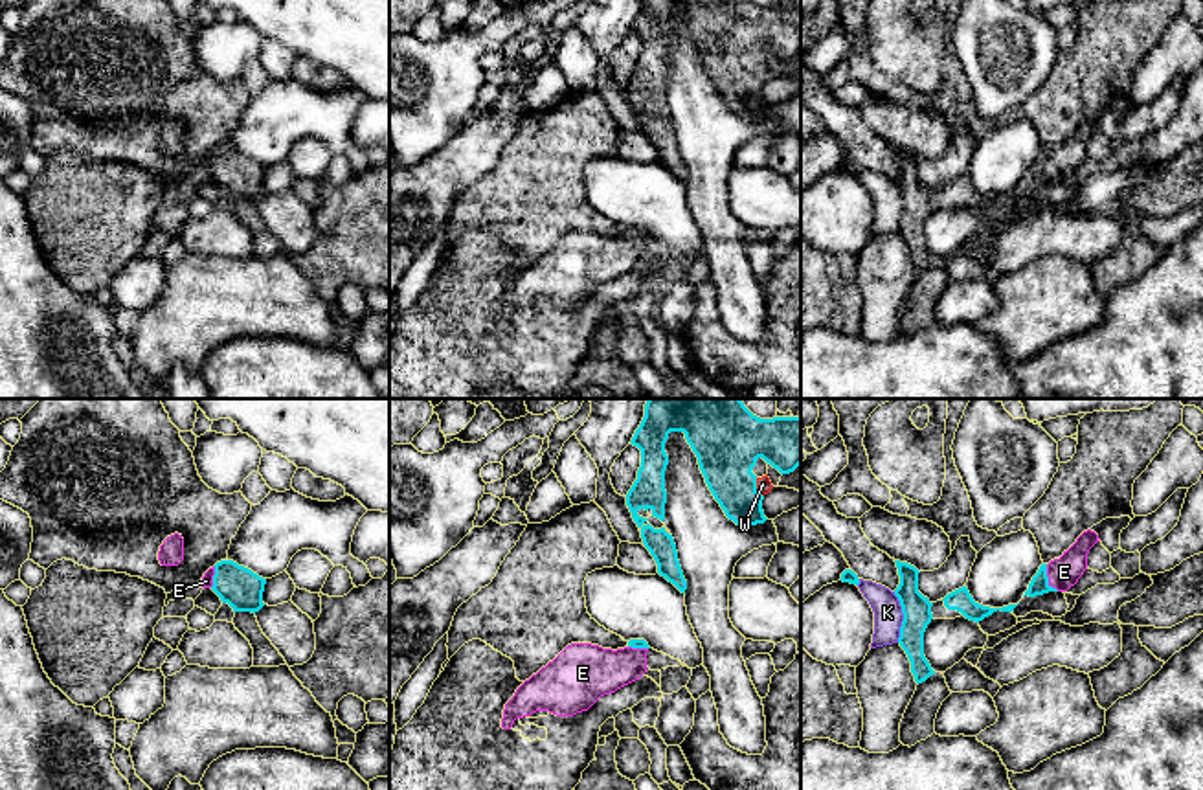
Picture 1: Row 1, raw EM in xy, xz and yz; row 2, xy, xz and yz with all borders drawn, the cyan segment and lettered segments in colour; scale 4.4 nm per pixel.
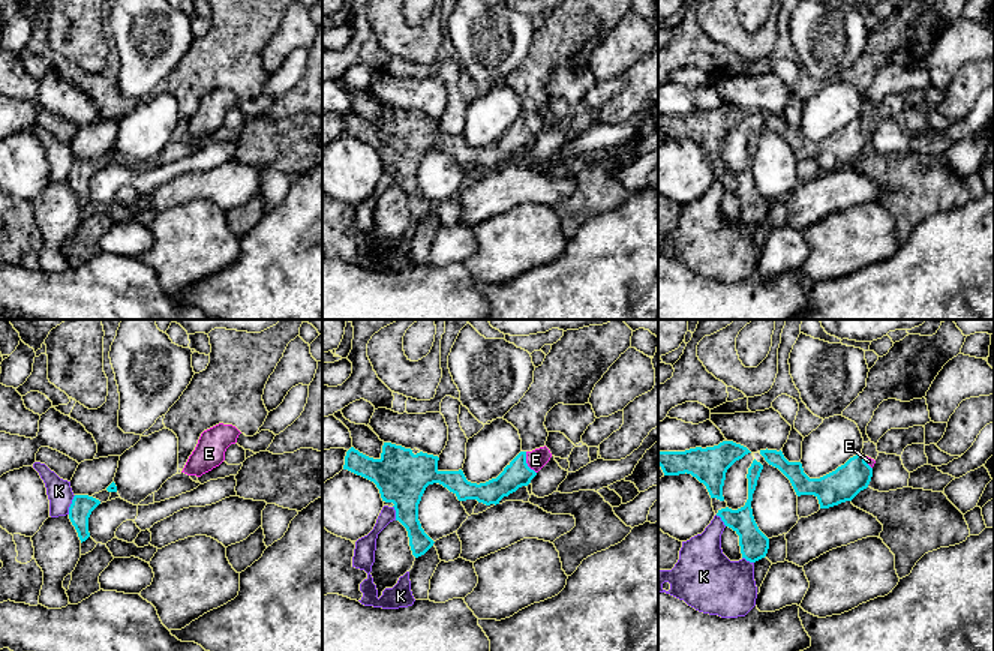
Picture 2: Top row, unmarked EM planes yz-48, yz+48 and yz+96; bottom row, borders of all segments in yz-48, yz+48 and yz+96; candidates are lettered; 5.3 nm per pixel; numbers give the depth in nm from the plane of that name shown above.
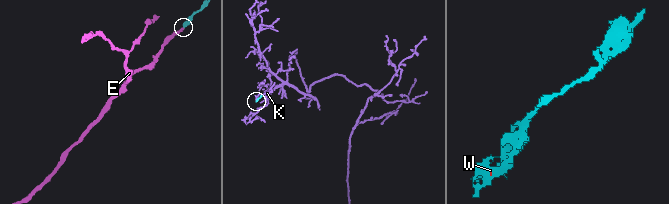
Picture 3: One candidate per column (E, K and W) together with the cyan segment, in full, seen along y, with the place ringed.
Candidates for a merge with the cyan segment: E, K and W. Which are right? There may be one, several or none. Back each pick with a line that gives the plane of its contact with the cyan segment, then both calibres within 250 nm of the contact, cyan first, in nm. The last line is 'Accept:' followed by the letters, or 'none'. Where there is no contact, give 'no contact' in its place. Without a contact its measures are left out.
E: meets cyan in yz; 80 nm thick on the cyan side, 140 nm on the other
W: meets cyan in xz; 280 nm thick on the cyan side, 70 nm on the other
Accept: E, W

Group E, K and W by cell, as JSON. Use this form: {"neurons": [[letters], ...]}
{"neurons": [["E", "W"], ["K"]]}

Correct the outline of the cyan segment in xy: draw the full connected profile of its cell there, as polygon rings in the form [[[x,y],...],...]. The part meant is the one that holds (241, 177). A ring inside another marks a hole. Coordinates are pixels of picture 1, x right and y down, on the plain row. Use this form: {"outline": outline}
{"outline": [[[220,149],[209,156],[200,173],[211,176],[222,191],[228,191],[233,200],[259,200],[263,191],[266,167],[252,158],[239,154],[233,149]]]}

